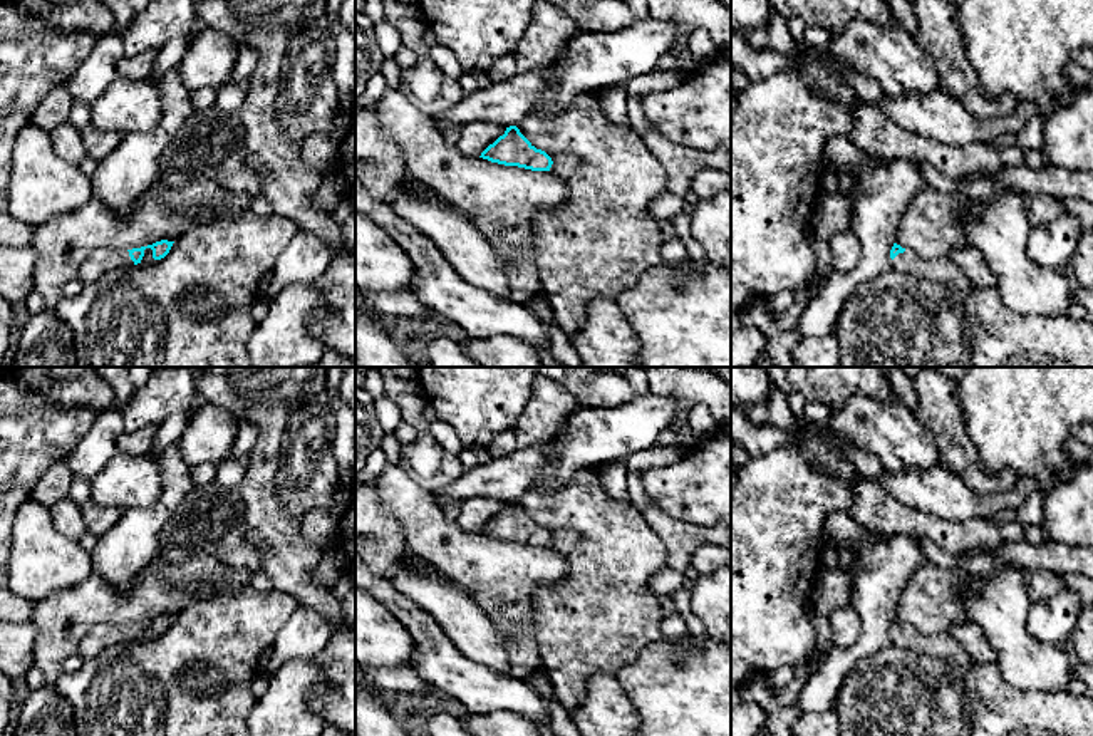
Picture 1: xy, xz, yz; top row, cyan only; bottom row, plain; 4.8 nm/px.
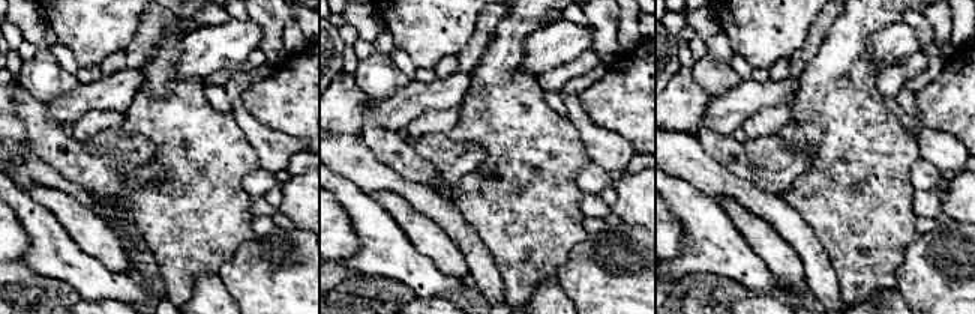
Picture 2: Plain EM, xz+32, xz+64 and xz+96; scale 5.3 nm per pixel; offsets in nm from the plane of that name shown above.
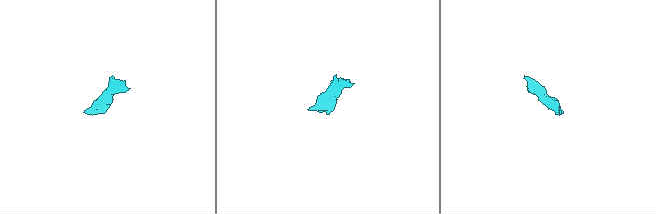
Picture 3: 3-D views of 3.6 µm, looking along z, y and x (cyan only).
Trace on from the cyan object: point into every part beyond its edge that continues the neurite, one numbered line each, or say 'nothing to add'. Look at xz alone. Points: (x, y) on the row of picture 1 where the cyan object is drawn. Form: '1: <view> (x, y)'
nothing to add

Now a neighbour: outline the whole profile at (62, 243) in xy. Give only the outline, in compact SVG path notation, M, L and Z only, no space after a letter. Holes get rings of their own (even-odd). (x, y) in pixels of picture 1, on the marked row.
M193 179L181 188L154 181L131 215L112 213L92 196L82 208L57 215L34 228L30 245L39 258L35 290L54 310L62 287L79 275L80 263L96 250L132 250L161 240L176 241L198 225L236 220L248 213L251 194L213 179Z

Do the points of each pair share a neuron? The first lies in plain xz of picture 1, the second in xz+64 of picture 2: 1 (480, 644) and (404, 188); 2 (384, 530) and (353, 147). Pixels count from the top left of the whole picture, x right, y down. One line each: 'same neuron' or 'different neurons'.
1: different neurons
2: different neurons

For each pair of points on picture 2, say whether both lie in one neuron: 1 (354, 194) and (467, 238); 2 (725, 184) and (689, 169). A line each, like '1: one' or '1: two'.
1: two
2: one

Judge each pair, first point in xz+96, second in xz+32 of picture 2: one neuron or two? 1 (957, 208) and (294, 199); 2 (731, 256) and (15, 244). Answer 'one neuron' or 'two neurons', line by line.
1: one neuron
2: two neurons

